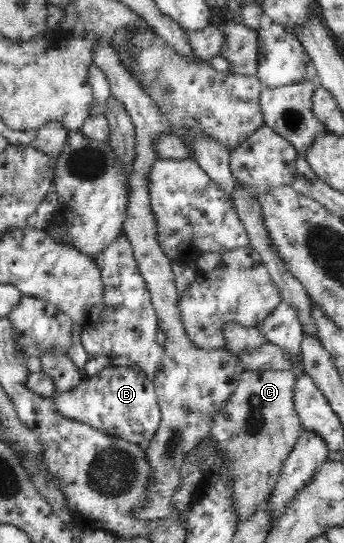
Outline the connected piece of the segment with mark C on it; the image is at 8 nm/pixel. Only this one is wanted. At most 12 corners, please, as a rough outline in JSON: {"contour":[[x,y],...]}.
{"contour":[[245,370],[209,436],[238,523],[304,431],[296,373]]}

